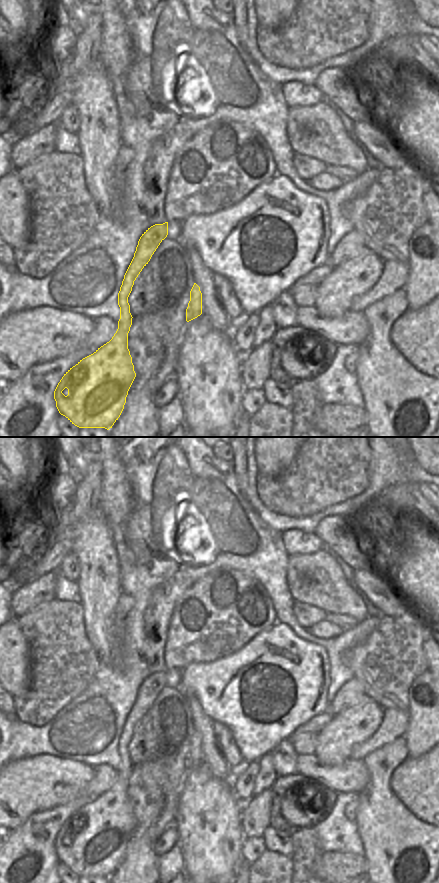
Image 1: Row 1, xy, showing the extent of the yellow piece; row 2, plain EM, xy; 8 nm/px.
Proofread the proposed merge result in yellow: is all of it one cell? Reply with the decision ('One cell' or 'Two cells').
One cell

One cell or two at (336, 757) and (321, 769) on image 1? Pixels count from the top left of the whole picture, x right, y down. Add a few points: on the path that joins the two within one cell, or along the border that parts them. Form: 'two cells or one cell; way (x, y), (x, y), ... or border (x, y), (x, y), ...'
two cells; border (313, 754), (327, 765), (340, 765), (349, 759)

